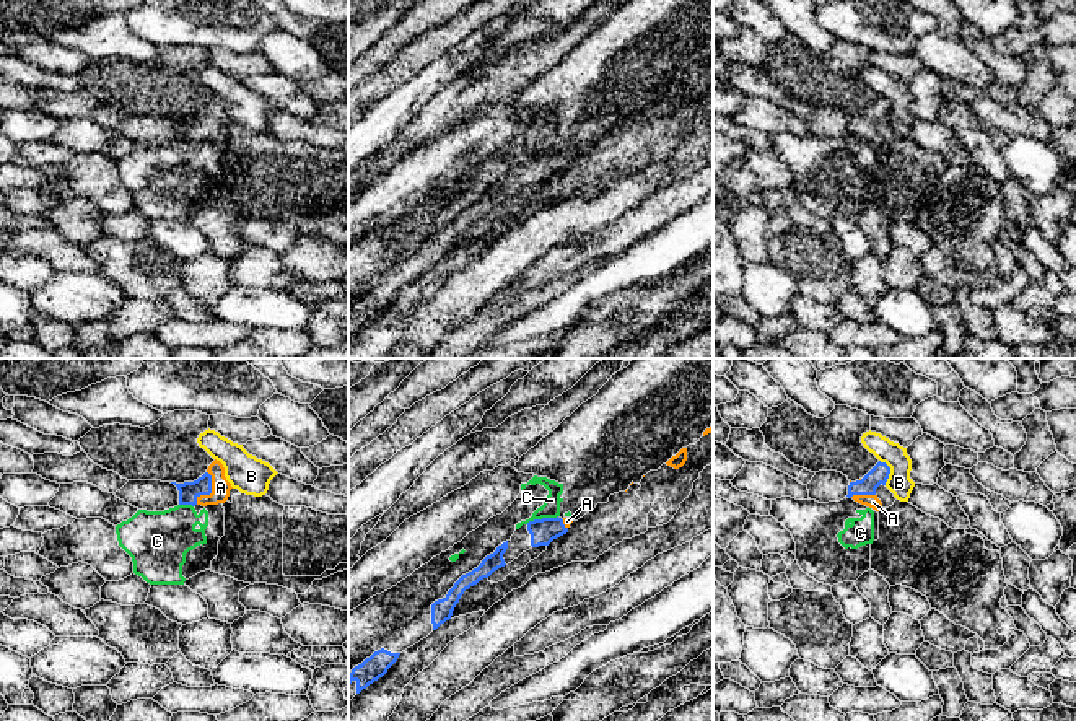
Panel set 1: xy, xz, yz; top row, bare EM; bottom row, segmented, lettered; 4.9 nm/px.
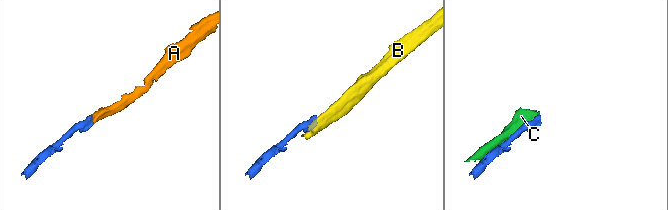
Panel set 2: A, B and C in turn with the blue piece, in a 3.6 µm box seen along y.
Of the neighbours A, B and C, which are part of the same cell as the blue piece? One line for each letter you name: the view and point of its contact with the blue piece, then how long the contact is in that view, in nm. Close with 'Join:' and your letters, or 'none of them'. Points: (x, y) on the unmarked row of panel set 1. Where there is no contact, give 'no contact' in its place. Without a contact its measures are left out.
A: contact xy (210, 126); length 180 nm
Join: A

